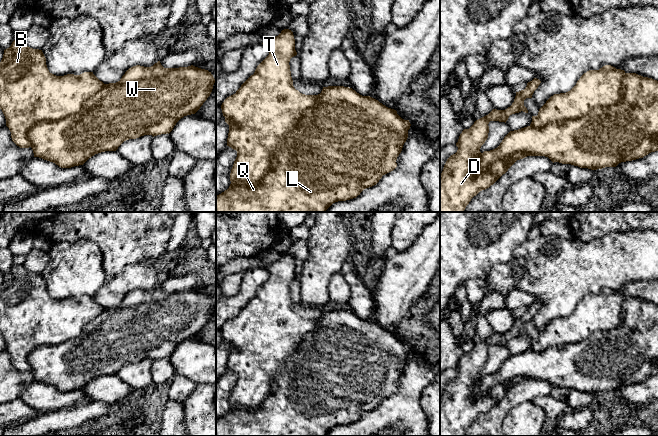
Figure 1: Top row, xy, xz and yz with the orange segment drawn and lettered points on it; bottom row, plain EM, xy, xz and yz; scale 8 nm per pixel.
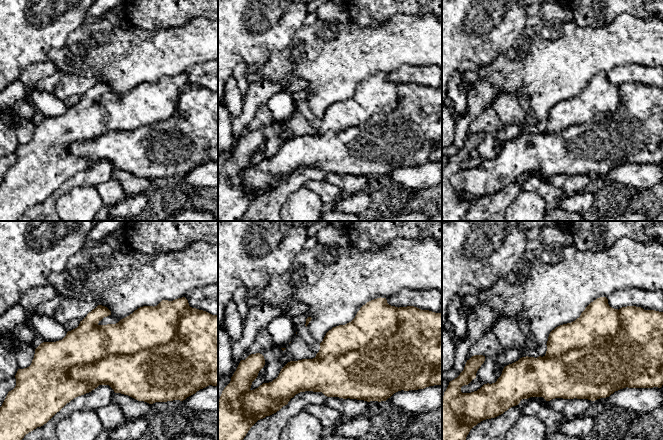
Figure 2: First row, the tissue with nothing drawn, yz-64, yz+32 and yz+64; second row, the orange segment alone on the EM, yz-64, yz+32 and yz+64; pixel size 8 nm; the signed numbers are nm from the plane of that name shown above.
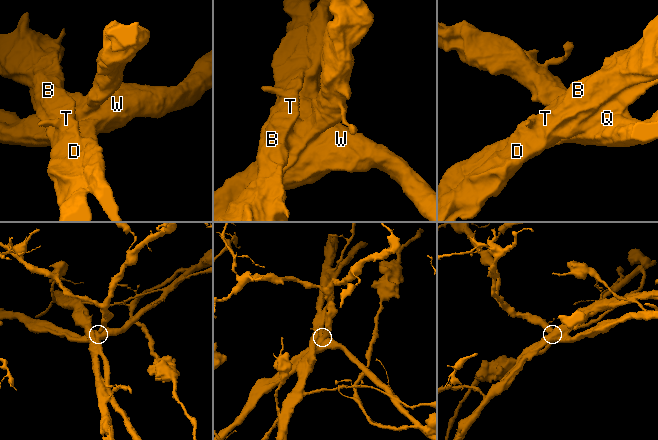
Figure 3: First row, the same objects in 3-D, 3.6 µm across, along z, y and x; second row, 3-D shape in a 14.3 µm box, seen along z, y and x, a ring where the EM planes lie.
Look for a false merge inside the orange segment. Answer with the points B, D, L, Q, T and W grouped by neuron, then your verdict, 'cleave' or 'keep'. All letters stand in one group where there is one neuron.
B D L Q T W | keep

